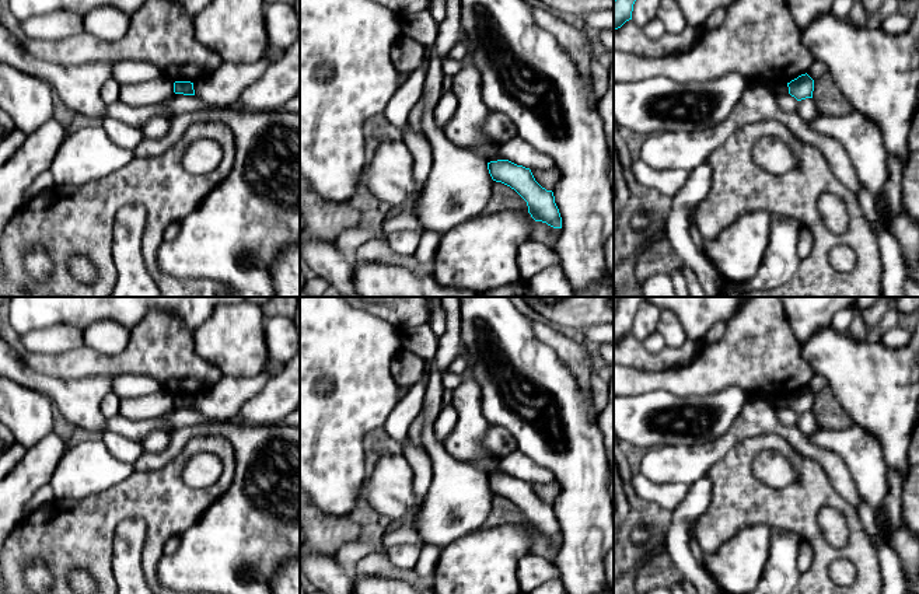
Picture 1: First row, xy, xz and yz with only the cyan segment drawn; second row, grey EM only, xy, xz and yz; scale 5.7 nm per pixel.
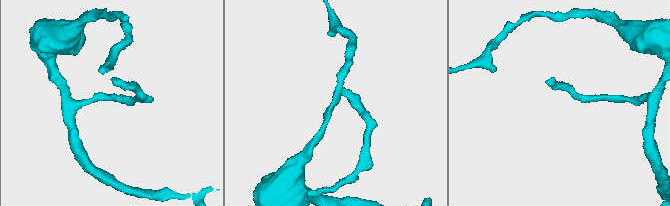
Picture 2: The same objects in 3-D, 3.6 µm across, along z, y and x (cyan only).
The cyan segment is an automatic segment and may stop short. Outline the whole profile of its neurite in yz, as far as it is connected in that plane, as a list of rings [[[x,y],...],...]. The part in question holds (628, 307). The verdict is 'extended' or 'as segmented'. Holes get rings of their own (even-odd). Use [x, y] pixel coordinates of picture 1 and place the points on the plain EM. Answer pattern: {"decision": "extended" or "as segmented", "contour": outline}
{"decision": "as segmented", "contour": [[[621,297],[618,311],[614,315],[614,343],[632,333],[633,318],[644,301],[644,297]]]}

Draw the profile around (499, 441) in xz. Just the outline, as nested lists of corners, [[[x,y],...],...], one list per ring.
[[[490,423],[483,438],[483,447],[497,460],[518,450],[516,438],[507,429]]]

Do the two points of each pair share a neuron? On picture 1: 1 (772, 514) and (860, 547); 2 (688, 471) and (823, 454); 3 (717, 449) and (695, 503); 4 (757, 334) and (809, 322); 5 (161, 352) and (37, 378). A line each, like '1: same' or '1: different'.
1: same
2: same
3: different
4: different
5: different

